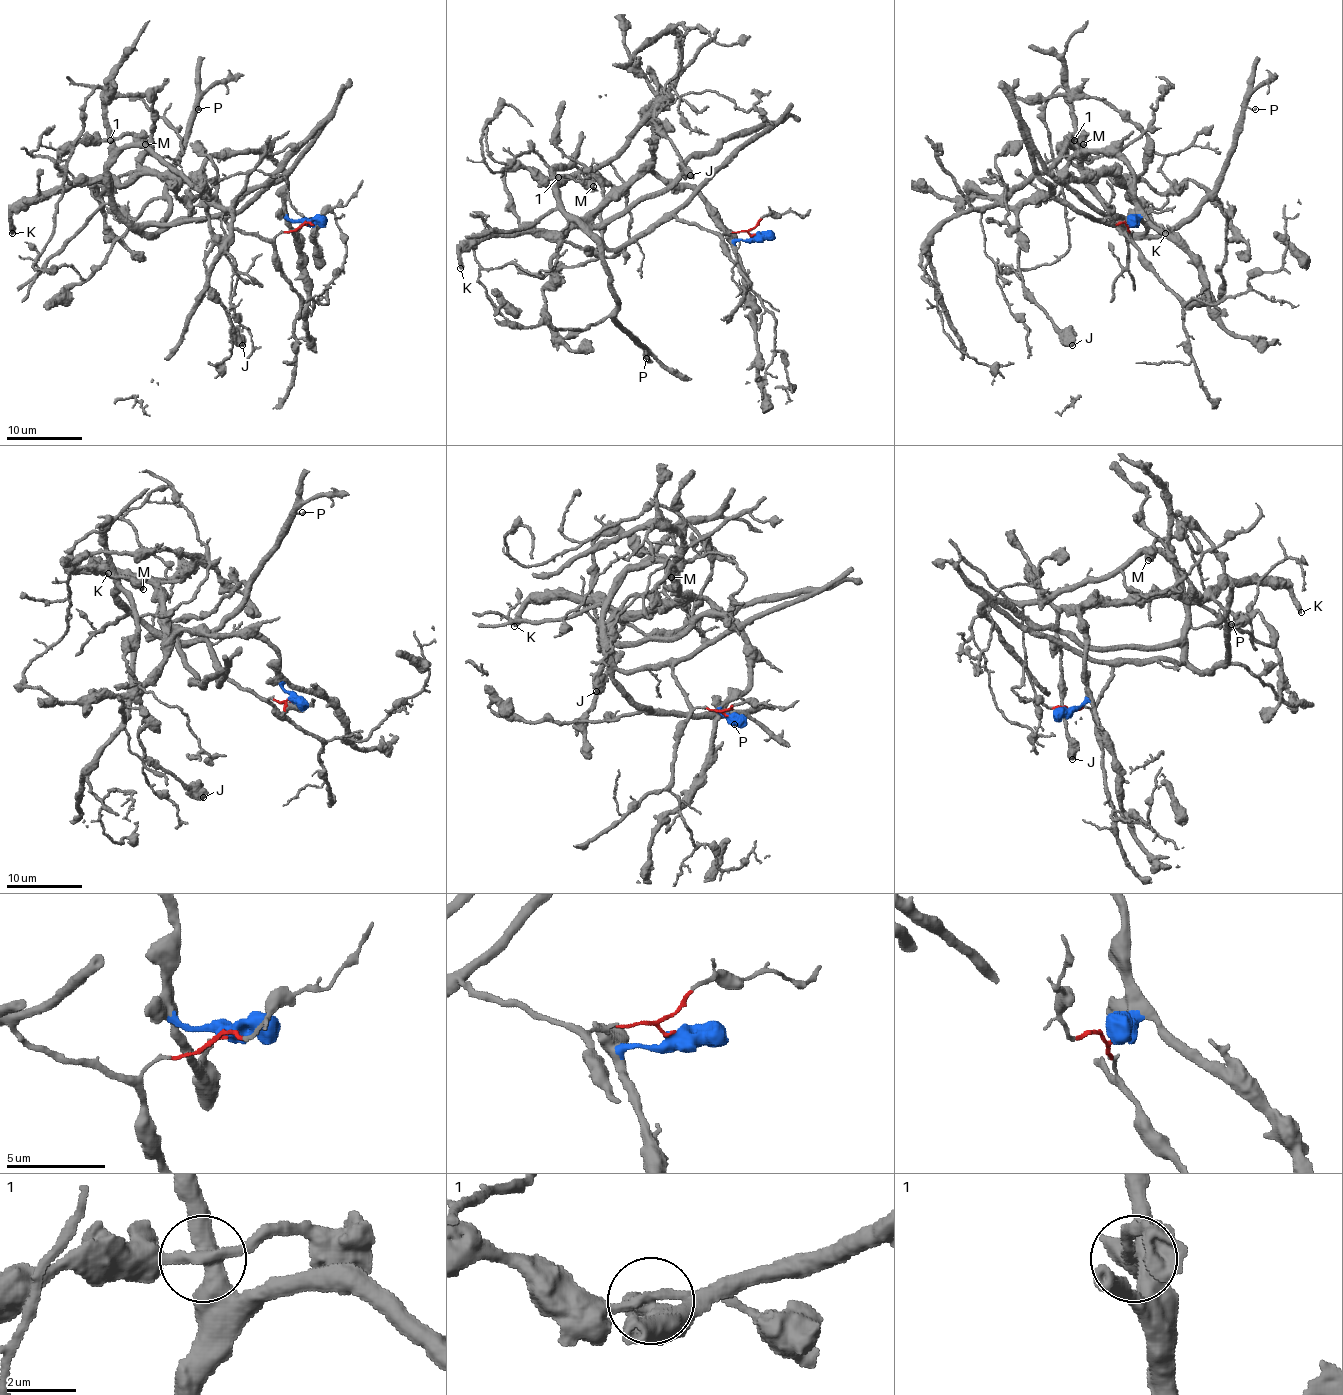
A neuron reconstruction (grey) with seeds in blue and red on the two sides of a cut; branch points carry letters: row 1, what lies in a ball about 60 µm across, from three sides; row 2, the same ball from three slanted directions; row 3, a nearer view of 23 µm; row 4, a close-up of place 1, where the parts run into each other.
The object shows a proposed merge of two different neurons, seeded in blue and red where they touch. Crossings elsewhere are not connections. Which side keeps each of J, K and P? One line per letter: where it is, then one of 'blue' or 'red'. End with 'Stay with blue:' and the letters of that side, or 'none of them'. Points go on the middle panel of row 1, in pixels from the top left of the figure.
J: at (690, 175); blue
K: at (460, 268); blue
P: at (646, 358); red
Stay with blue: J, K

